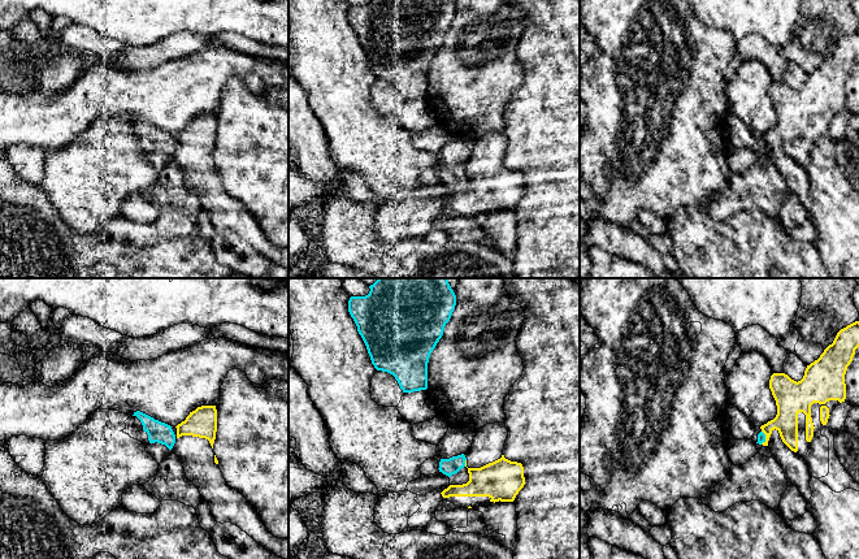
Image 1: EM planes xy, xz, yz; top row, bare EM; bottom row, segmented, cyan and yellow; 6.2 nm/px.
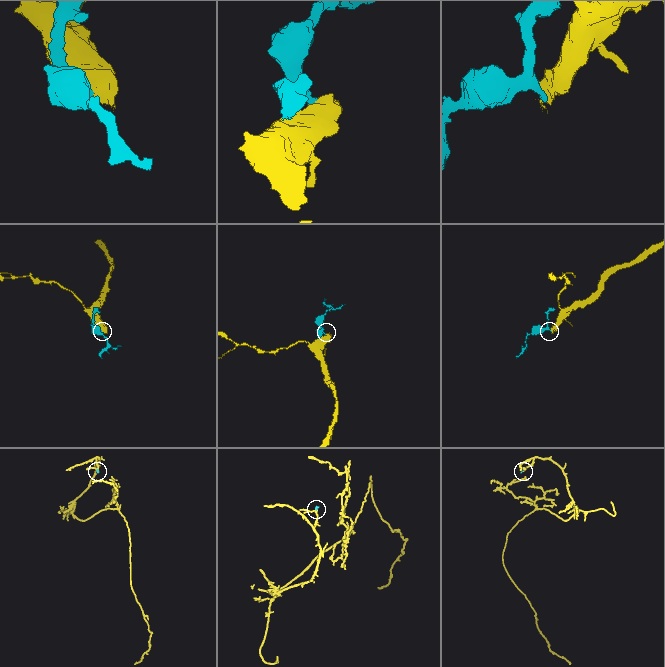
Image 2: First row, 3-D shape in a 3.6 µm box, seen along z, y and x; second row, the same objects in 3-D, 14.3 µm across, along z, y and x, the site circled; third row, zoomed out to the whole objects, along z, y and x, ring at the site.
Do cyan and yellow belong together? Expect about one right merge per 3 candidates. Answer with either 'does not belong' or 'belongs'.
does not belong

